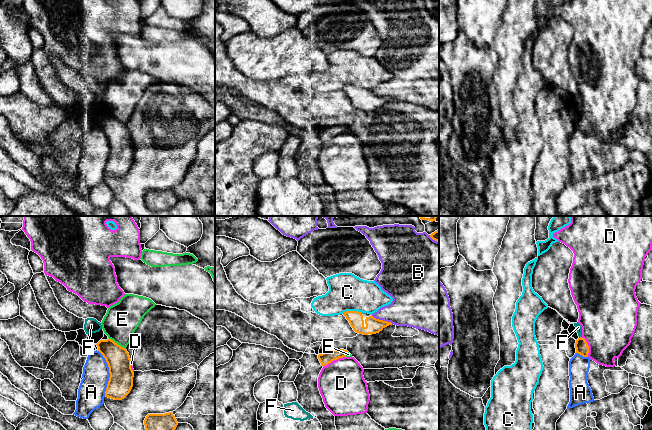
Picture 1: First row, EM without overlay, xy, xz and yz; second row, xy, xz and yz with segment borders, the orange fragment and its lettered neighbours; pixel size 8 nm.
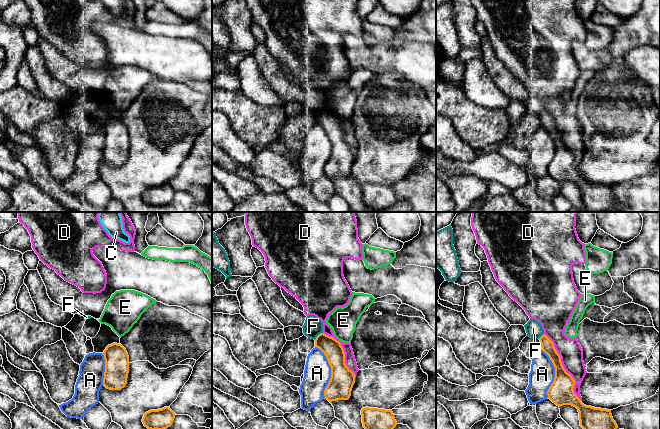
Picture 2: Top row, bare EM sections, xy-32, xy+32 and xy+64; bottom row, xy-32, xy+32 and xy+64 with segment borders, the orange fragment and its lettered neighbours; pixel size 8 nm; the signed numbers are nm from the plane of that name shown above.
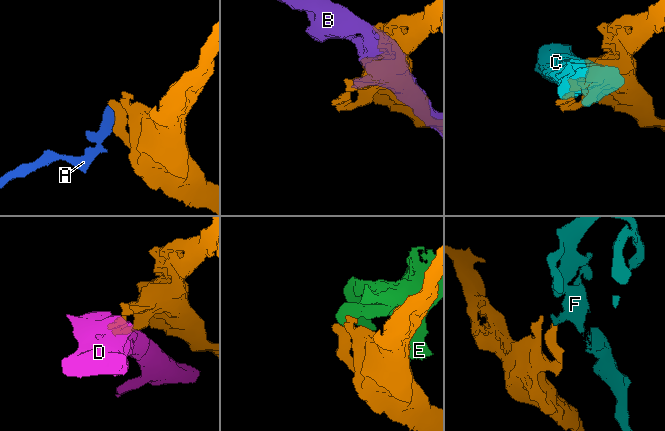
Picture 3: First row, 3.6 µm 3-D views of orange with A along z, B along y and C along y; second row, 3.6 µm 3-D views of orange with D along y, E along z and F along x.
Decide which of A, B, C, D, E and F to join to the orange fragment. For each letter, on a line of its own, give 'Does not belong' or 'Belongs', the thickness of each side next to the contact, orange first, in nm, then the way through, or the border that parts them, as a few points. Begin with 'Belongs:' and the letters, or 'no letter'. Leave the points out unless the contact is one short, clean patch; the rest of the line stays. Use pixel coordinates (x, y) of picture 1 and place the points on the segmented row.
Belongs: no letter
A: Does not belong. Thickness 200 nm (orange) against 220 nm. Boundary: xy (98, 350), (107, 364), (109, 373), (105, 396)
B: Does not belong. Thickness 120 nm (orange) against 300 nm
C: Does not belong. Thickness 120 nm (orange) against 300 nm
D: Does not belong. Thickness 100 nm (orange) against 380 nm
E: Does not belong. Thickness 190 nm (orange) against 280 nm
F: Does not belong. Thickness 110 nm (orange) against 50 nm

